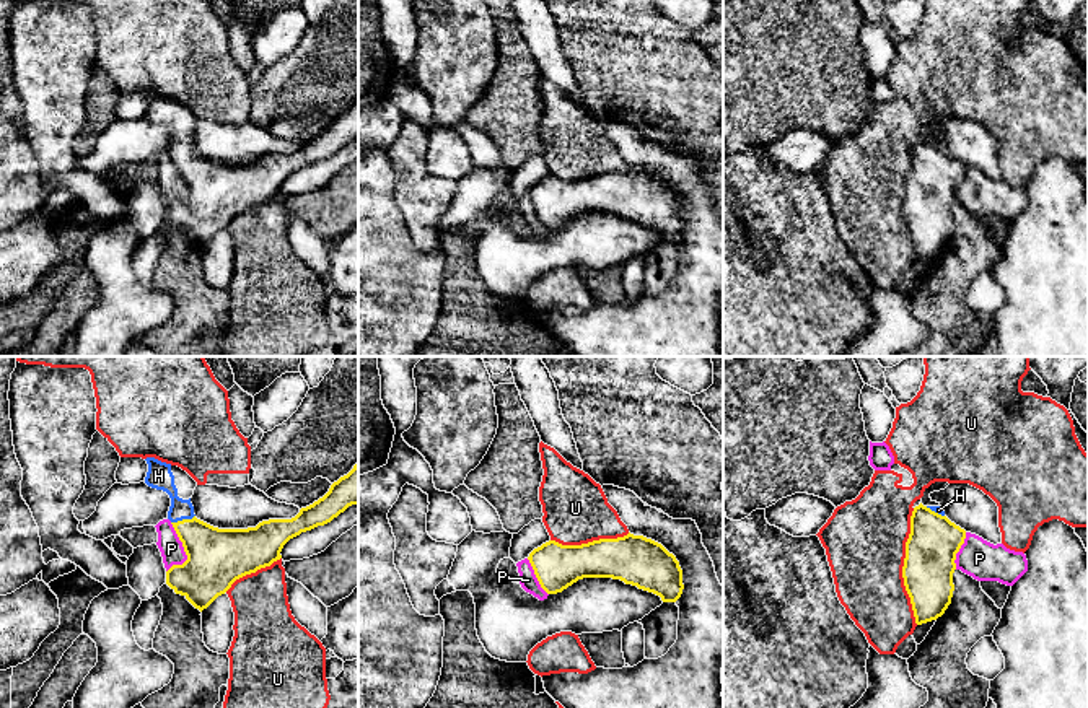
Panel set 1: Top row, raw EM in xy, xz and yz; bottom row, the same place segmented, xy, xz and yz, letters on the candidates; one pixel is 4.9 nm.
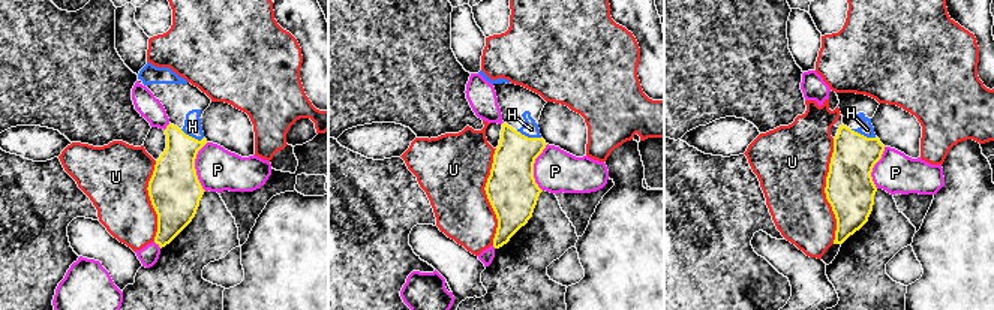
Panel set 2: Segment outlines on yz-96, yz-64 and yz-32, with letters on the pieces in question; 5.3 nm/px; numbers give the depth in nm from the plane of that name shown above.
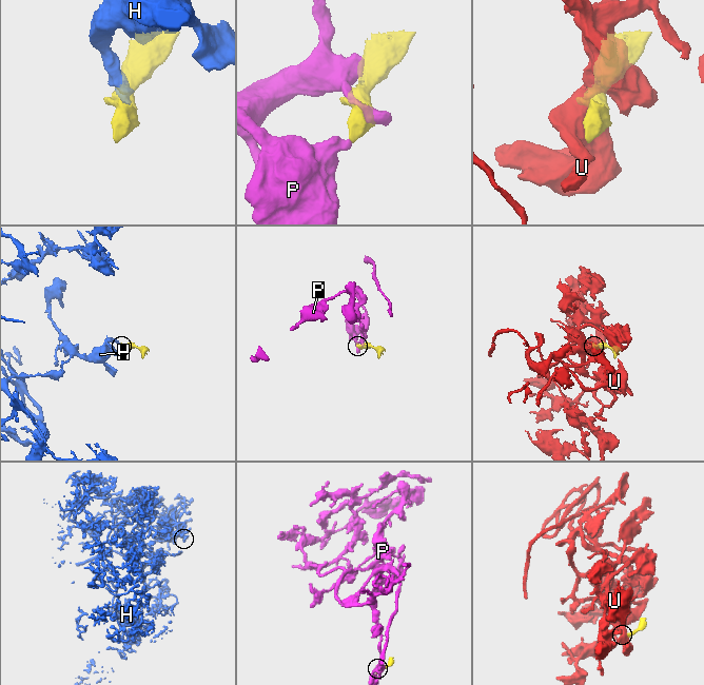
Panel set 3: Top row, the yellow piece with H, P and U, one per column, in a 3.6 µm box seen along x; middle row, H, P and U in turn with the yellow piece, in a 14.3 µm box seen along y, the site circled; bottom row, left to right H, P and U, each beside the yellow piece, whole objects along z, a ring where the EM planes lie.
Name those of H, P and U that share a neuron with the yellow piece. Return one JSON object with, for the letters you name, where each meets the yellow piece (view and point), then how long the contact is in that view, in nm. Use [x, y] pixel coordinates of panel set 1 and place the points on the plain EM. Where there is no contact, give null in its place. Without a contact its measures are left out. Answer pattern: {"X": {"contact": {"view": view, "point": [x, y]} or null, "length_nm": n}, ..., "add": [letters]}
{"H": {"contact": {"view": "xy", "point": [183, 155]}, "length_nm": 130}, "add": ["H"]}

